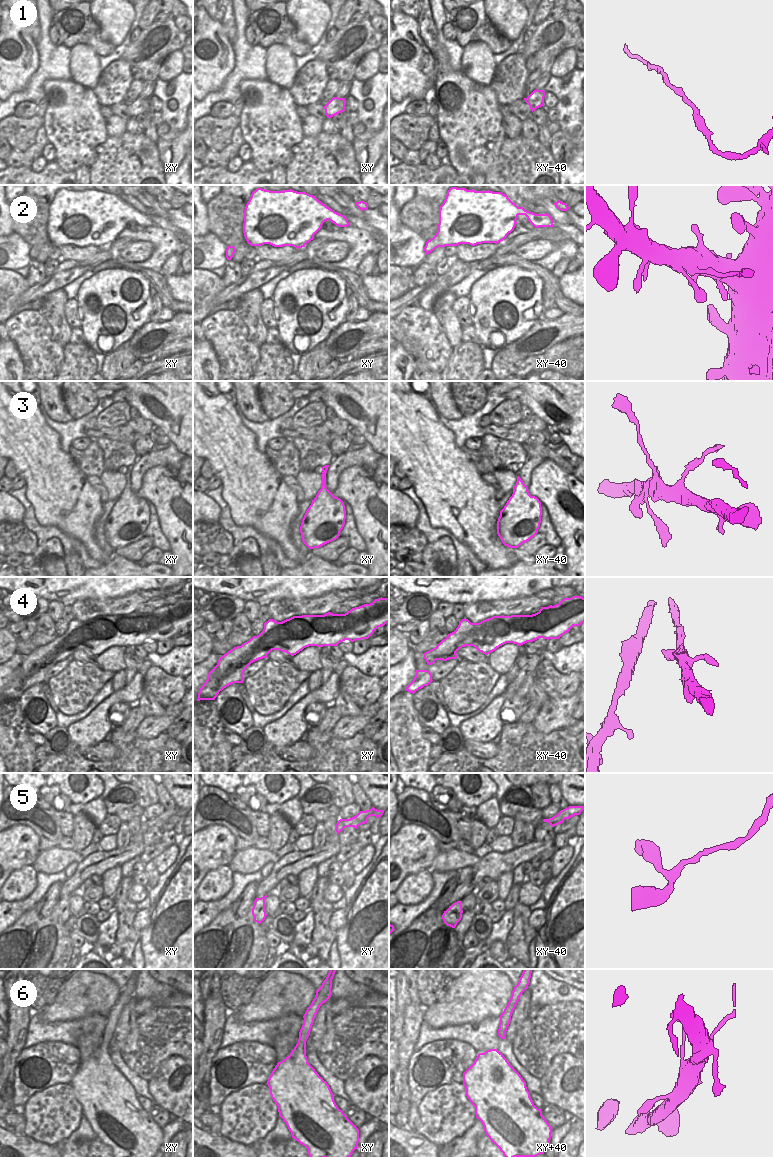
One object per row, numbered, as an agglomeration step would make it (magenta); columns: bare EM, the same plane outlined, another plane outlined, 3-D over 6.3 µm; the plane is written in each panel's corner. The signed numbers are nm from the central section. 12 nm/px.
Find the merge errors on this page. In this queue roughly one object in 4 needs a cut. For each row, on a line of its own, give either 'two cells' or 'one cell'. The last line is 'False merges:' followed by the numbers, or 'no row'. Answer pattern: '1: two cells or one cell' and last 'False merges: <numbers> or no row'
1: one cell
2: one cell
3: two cells
4: one cell
5: one cell
6: one cell
False merges: 3

